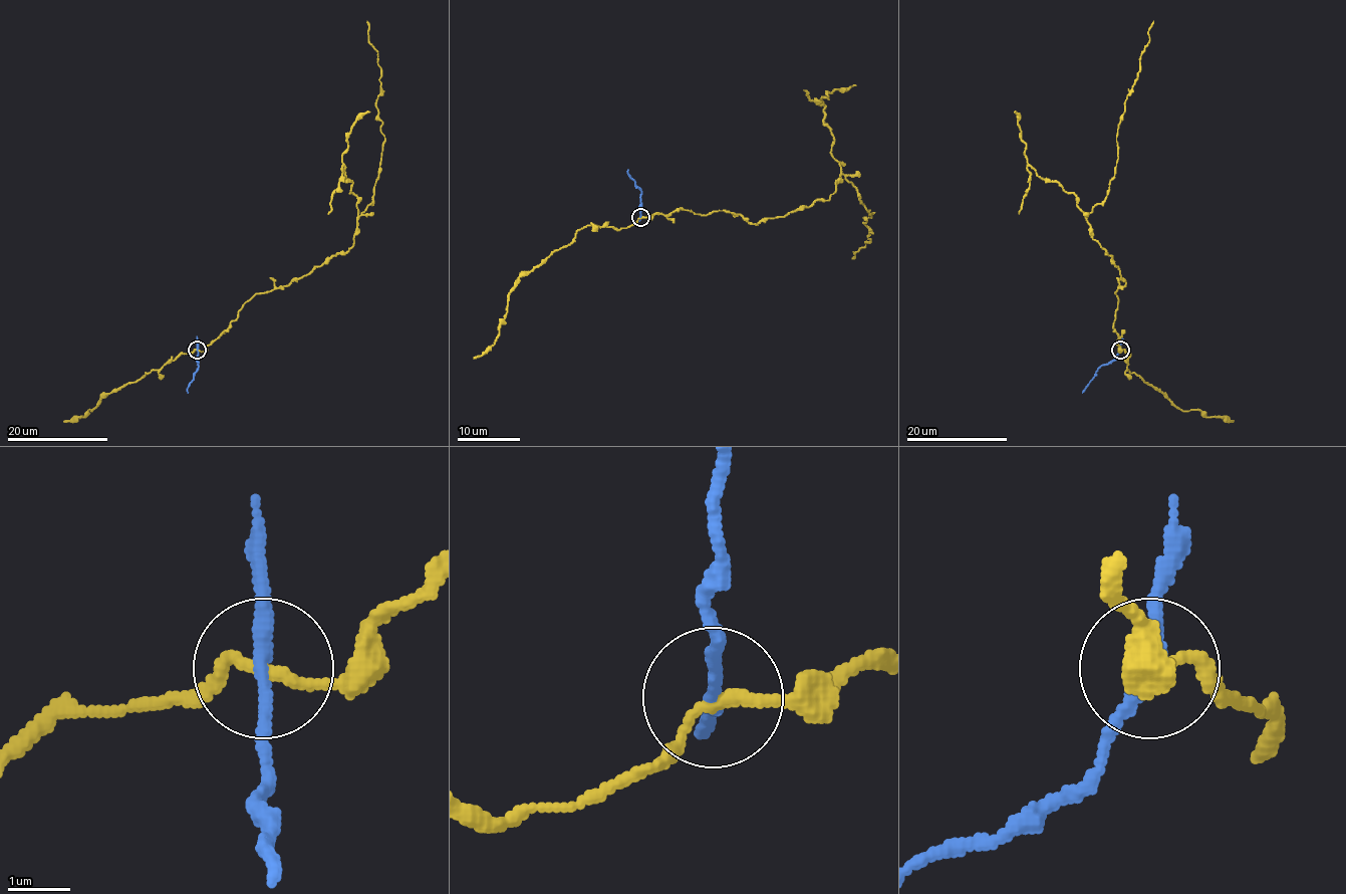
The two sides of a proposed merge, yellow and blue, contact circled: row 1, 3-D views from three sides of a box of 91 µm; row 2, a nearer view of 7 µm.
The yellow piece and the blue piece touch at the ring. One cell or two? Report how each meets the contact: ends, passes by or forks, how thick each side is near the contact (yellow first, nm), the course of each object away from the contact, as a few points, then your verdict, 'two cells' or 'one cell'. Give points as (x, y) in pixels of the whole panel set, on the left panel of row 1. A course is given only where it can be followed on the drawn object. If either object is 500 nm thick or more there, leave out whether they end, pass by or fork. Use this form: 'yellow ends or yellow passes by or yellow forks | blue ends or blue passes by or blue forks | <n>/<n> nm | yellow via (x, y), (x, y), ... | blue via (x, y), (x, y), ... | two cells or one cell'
yellow passes by | blue passes by | 170/200 nm | yellow via (198, 351), (257, 293), (282, 288), (354, 242), (384, 141), (375, 101), (381, 71), (366, 21) | blue via (198, 351), (198, 368), (188, 393) | two cells

